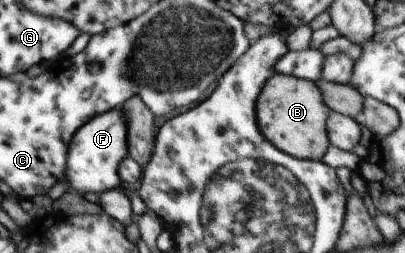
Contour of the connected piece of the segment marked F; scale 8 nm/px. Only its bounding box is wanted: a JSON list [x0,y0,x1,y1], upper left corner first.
[64,108,129,198]

